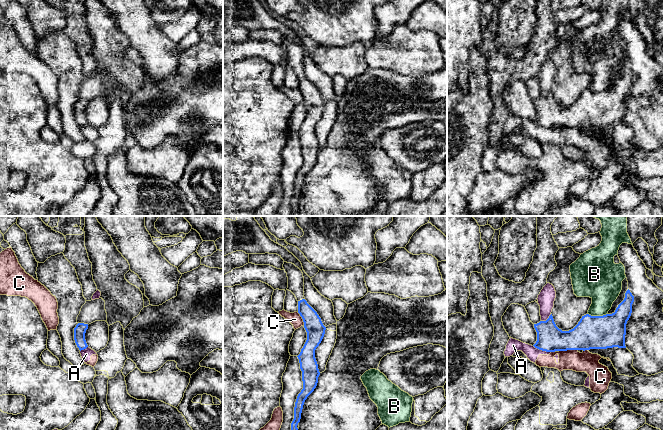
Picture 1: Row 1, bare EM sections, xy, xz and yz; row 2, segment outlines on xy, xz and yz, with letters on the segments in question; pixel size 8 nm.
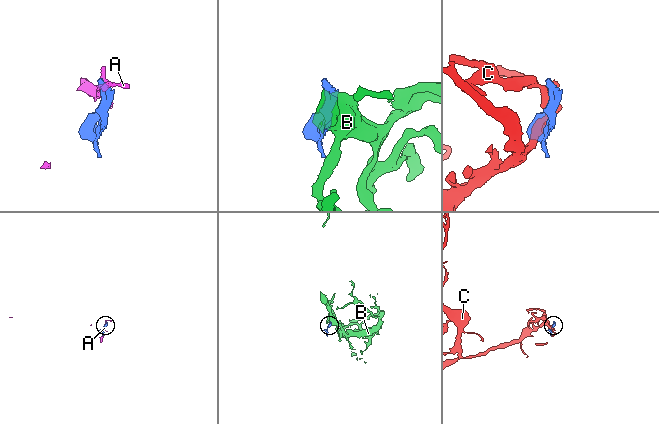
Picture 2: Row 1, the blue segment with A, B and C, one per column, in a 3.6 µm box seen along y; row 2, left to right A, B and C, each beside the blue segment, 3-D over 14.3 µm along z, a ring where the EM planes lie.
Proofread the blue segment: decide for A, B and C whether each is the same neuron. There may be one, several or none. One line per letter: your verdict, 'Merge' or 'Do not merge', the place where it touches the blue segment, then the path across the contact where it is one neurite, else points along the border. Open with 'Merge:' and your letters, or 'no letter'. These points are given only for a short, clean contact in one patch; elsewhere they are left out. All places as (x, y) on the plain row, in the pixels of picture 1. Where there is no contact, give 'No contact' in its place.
Merge: no letter
A: Do not merge. Touches blue at yz (542, 126)
B: Do not merge. Touches blue at yz (597, 92)
C: Do not merge. Touches blue at yz (568, 125)

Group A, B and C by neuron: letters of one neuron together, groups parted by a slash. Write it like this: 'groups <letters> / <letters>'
groups A C / B

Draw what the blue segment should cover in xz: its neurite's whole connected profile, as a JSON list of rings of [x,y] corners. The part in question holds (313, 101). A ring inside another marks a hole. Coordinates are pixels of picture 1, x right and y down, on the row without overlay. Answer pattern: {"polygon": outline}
{"polygon": [[[284,38],[283,44],[288,53],[288,64],[298,77],[298,89],[303,95],[307,108],[307,116],[297,132],[302,147],[303,165],[298,170],[294,195],[291,199],[291,216],[299,216],[297,201],[301,195],[303,181],[307,173],[314,167],[320,151],[315,134],[315,126],[321,119],[326,103],[317,88],[307,79],[304,73],[304,53],[302,47],[292,39]]]}

